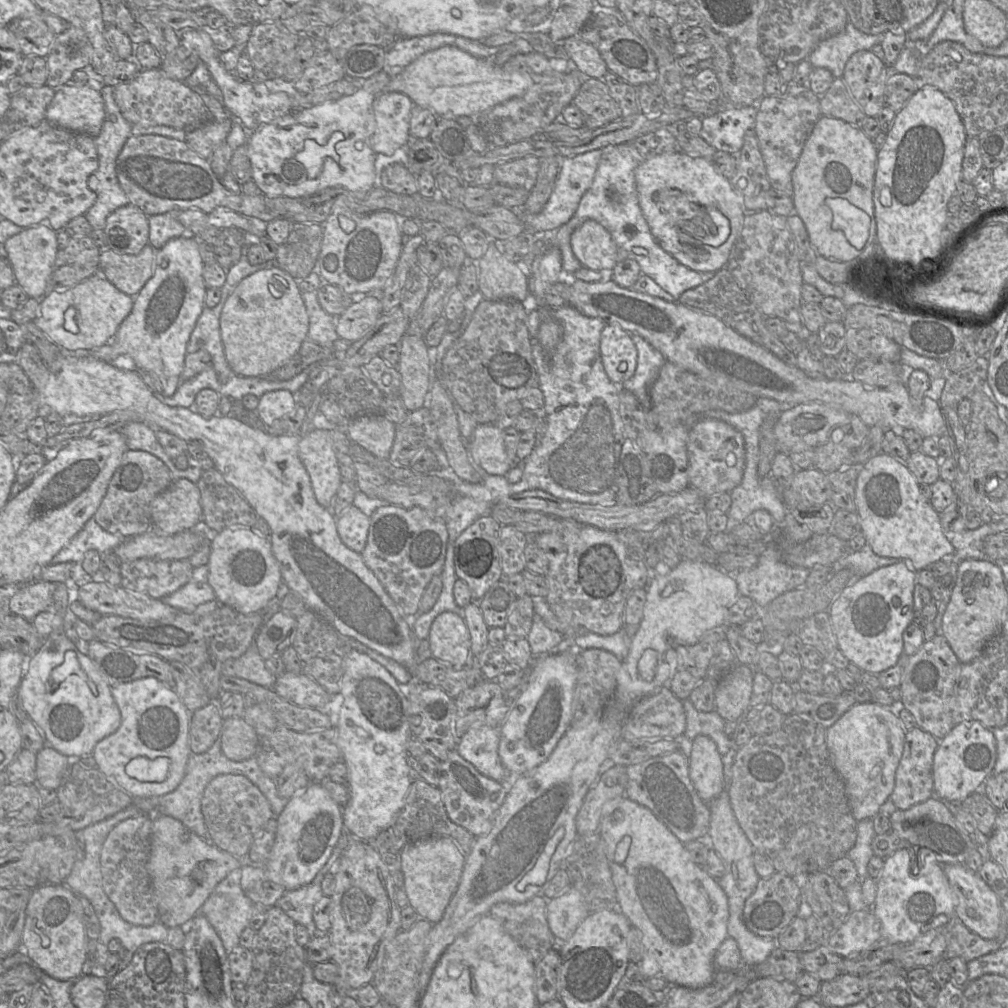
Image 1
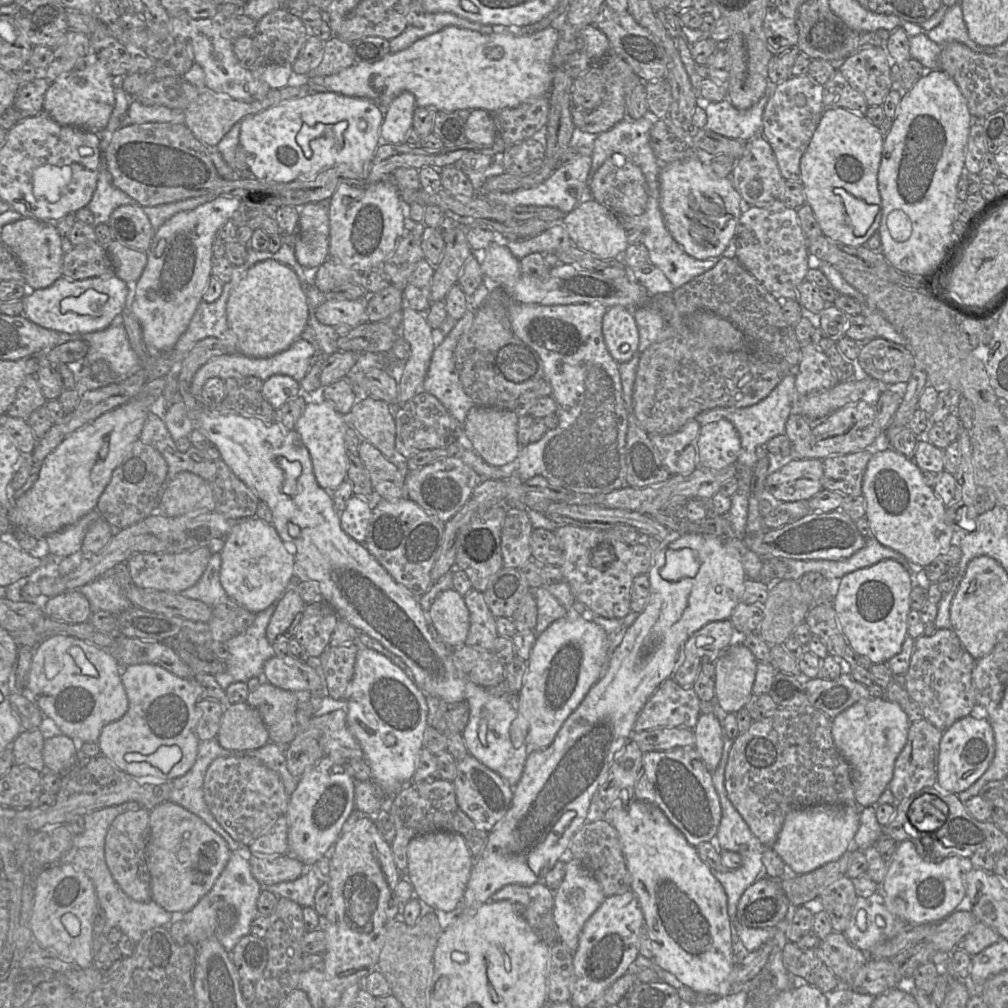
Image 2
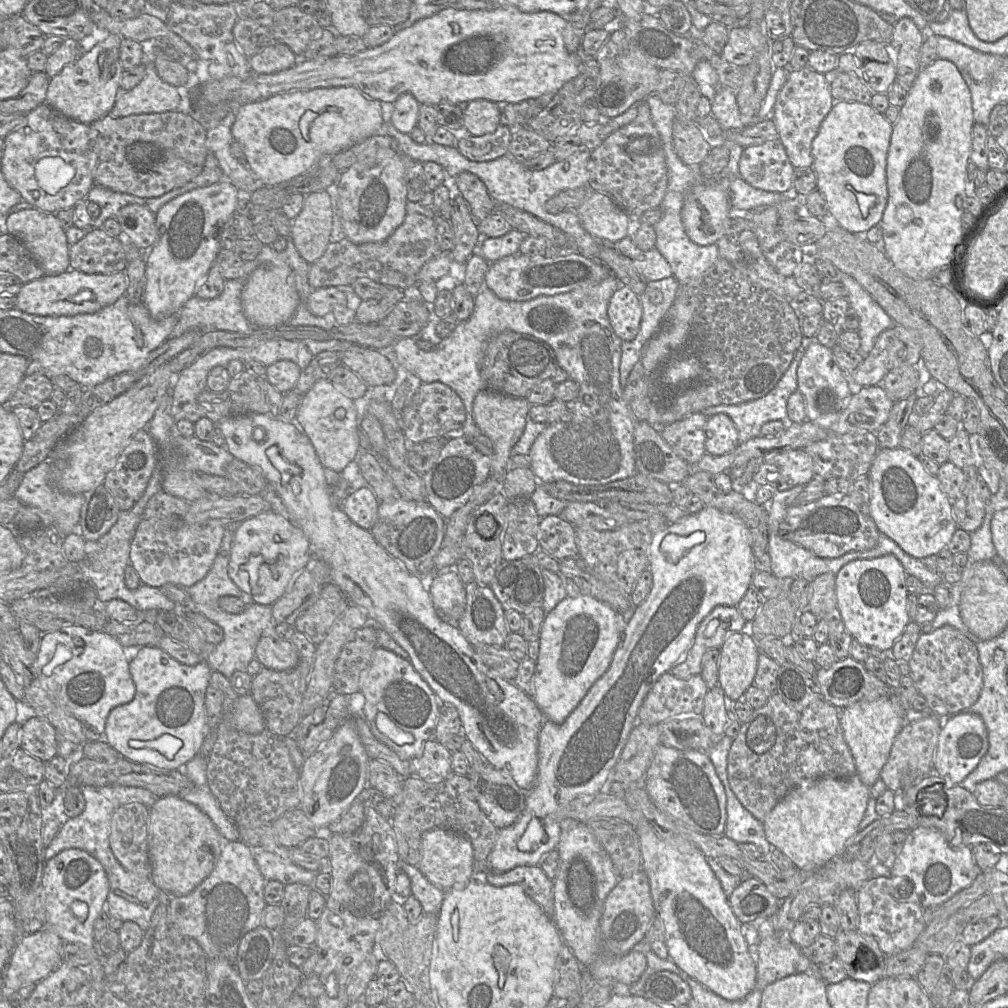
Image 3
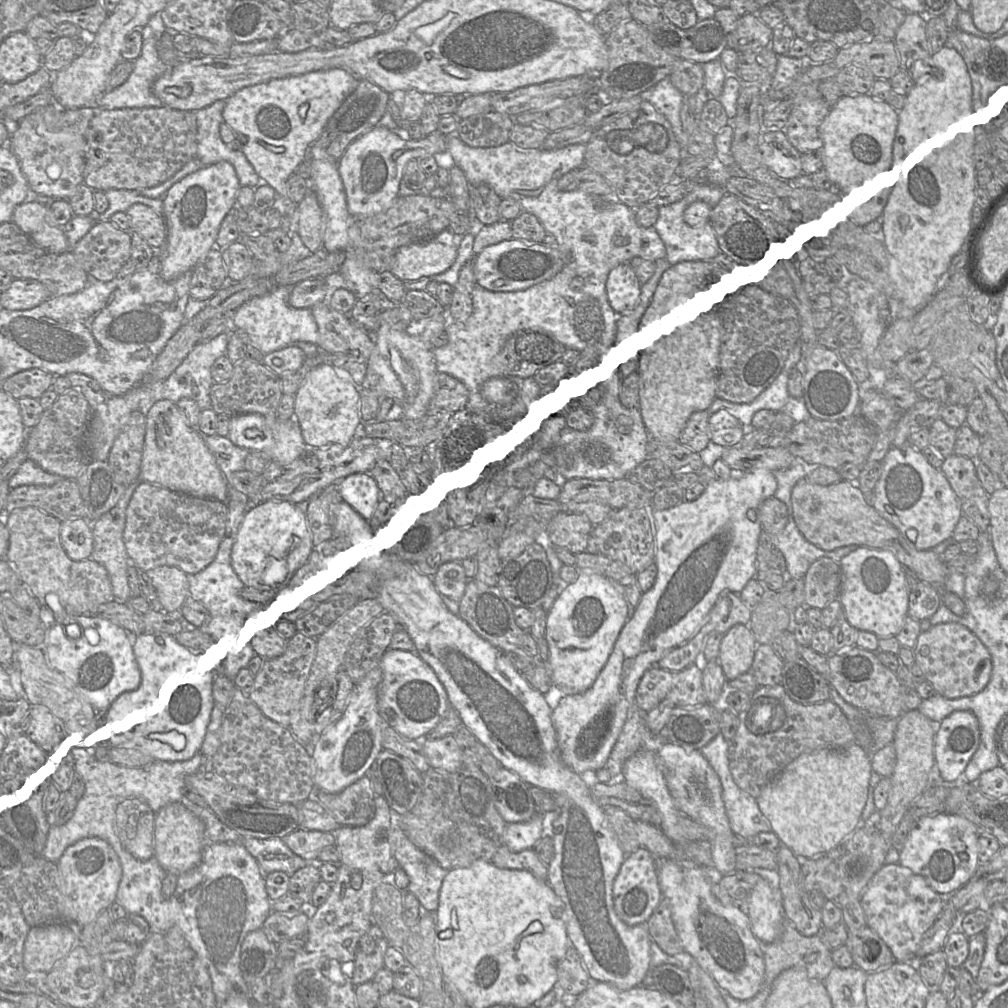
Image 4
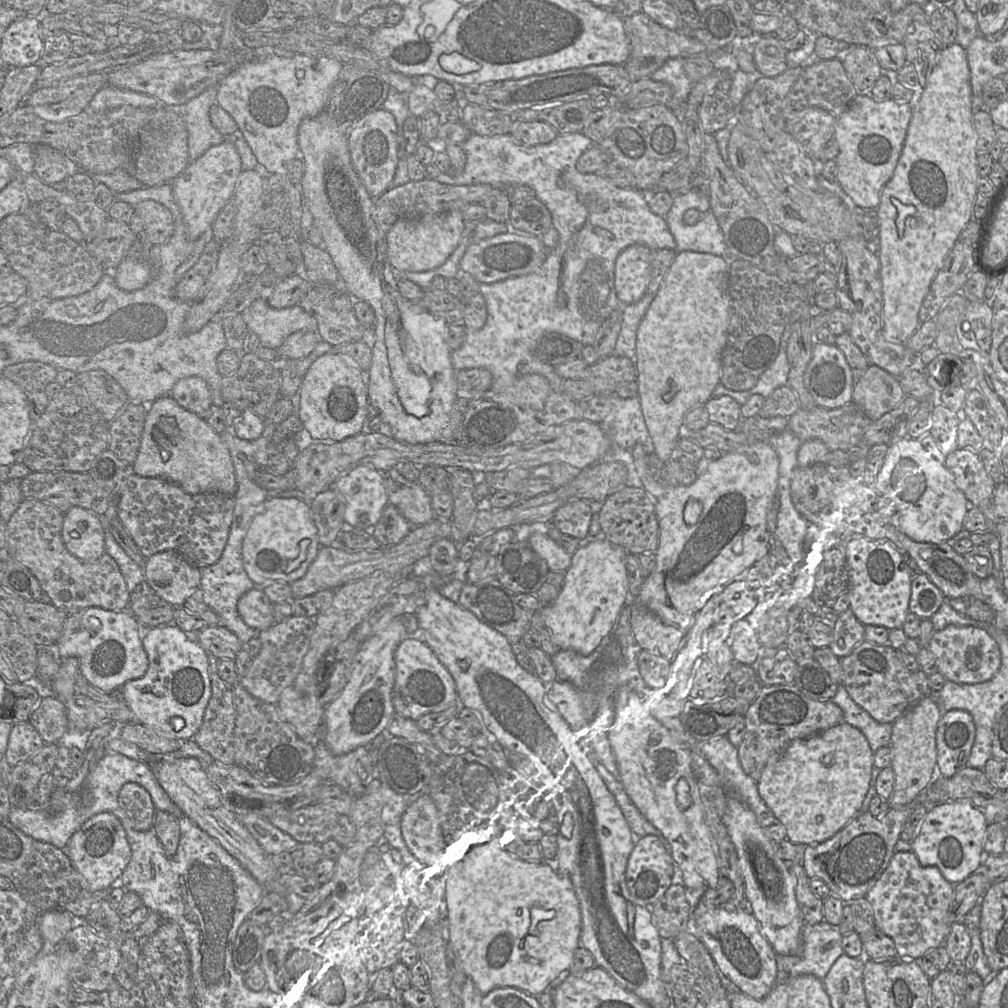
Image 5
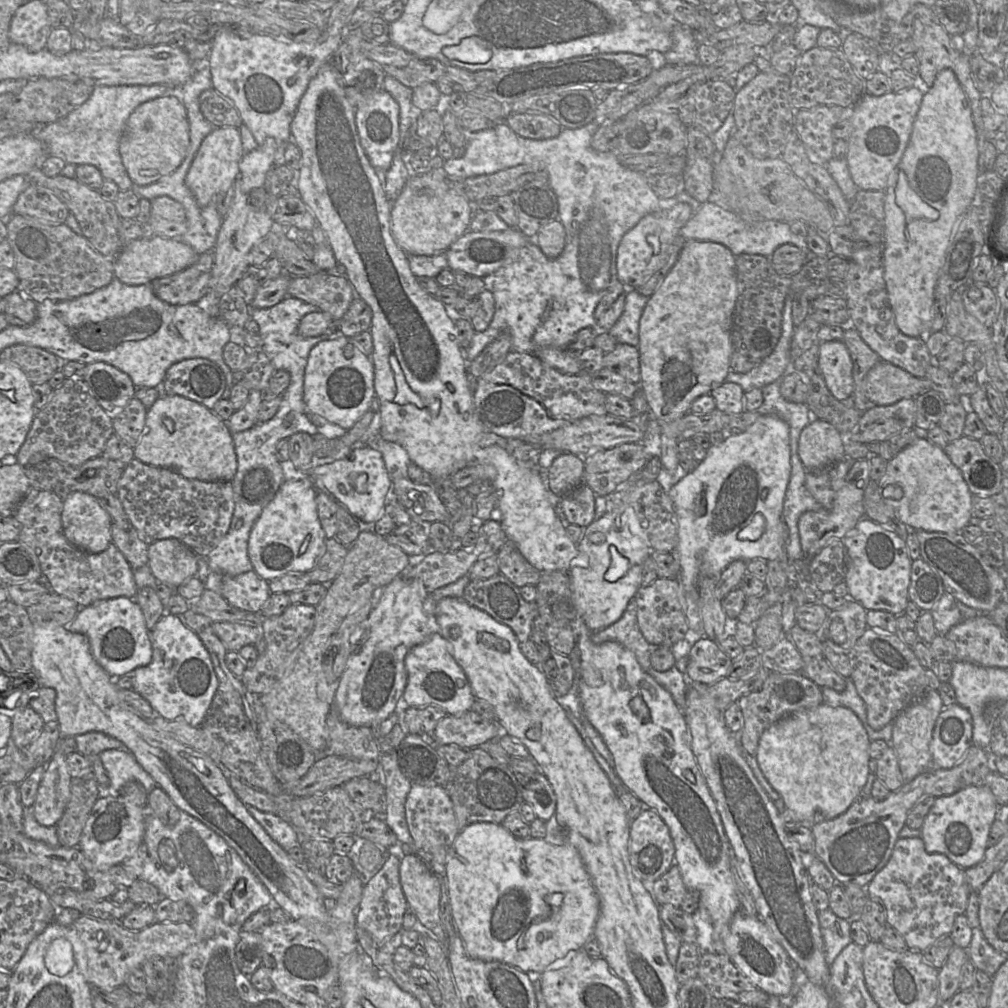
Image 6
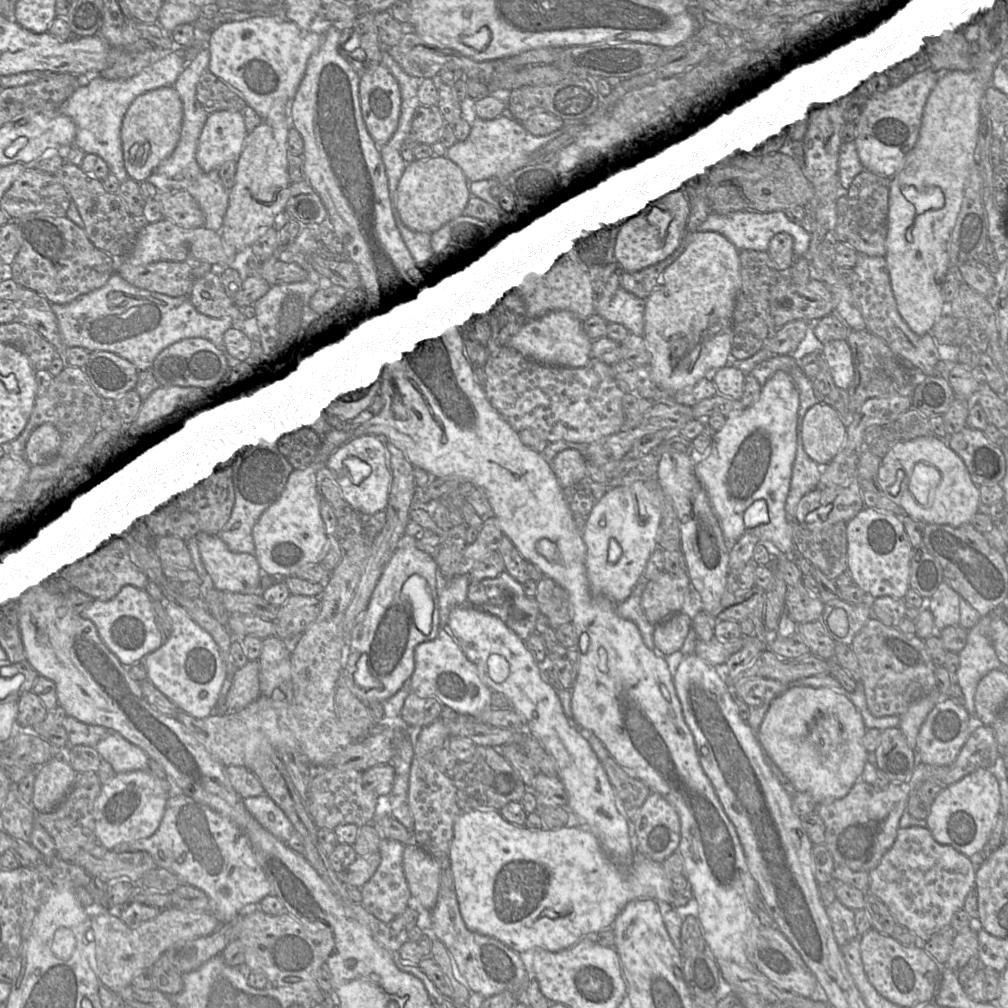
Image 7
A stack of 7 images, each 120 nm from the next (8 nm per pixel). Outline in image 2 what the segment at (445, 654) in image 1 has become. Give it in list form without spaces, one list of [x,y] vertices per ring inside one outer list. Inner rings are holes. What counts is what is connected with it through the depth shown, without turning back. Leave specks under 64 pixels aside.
[[[454,588],[440,592],[427,614],[438,638],[447,646],[456,649],[465,644],[470,628],[470,615],[464,596]]]

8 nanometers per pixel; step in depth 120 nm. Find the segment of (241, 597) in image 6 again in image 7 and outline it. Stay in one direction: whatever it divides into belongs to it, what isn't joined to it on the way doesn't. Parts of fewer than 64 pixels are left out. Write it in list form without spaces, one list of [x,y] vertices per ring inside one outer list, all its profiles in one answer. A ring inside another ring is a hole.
[[[200,532],[195,540],[202,562],[216,589],[243,594],[263,592],[260,590],[261,568],[254,554],[231,551],[218,534]]]

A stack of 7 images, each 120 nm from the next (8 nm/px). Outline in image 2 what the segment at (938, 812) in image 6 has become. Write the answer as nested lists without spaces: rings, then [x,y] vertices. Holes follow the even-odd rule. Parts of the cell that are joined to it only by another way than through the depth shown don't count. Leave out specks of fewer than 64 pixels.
[[[905,840],[898,844],[878,891],[888,911],[902,921],[937,924],[957,910],[966,897],[964,875],[972,868],[969,857],[949,856],[933,861],[920,855],[912,841]]]

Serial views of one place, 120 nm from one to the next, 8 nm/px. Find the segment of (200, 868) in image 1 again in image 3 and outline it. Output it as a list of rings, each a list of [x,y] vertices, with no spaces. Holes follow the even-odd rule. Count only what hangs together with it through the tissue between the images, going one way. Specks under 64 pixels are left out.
[[[179,795],[160,797],[149,807],[148,855],[151,879],[171,896],[192,892],[214,869],[225,840],[210,818]]]

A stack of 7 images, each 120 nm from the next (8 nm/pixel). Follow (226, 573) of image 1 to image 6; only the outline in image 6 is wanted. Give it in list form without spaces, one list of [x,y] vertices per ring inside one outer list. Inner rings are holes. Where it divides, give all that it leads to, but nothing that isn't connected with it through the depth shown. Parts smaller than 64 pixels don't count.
[[[308,476],[284,481],[255,521],[248,540],[248,556],[253,570],[267,582],[290,572],[310,572],[325,551],[326,537],[316,506],[318,492]]]

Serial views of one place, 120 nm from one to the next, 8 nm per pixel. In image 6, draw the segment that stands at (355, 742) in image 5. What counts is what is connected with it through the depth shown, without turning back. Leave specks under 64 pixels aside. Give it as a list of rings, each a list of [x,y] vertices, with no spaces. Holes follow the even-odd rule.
[[[400,576],[383,588],[379,603],[358,630],[365,631],[365,635],[359,643],[358,635],[353,643],[353,652],[335,692],[334,708],[345,723],[372,727],[400,708],[407,683],[405,657],[411,648],[423,643],[432,634],[423,610],[427,596],[419,579],[405,580]]]

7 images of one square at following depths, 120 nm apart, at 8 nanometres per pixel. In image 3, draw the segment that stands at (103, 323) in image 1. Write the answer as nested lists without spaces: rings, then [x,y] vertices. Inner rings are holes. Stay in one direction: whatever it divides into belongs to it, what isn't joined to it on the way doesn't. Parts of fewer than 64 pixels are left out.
[[[69,269],[56,276],[43,276],[22,284],[16,297],[16,308],[39,316],[75,316],[92,314],[115,303],[125,295],[128,277],[125,271],[112,274],[86,274]]]

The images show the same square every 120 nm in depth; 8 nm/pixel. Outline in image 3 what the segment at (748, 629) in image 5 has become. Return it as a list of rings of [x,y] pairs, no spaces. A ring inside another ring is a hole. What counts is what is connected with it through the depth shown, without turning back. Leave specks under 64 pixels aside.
[[[739,631],[727,637],[720,649],[718,685],[733,703],[754,683],[759,649],[753,636]]]

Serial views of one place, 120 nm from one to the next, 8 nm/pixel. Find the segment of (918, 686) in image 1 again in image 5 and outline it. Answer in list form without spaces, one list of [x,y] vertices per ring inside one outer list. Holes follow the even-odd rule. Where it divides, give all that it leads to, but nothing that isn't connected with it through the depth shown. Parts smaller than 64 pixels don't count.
[[[948,625],[934,631],[927,648],[934,655],[937,672],[946,680],[976,684],[991,679],[1001,665],[1001,654],[994,638],[981,626]]]

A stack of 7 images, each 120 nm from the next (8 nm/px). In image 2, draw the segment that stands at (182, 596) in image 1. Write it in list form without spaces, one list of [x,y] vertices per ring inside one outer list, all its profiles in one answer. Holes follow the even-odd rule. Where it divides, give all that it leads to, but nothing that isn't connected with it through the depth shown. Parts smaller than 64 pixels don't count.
[[[220,552],[212,554],[205,571],[193,586],[183,590],[181,595],[199,600],[213,607],[230,599],[220,583]]]

